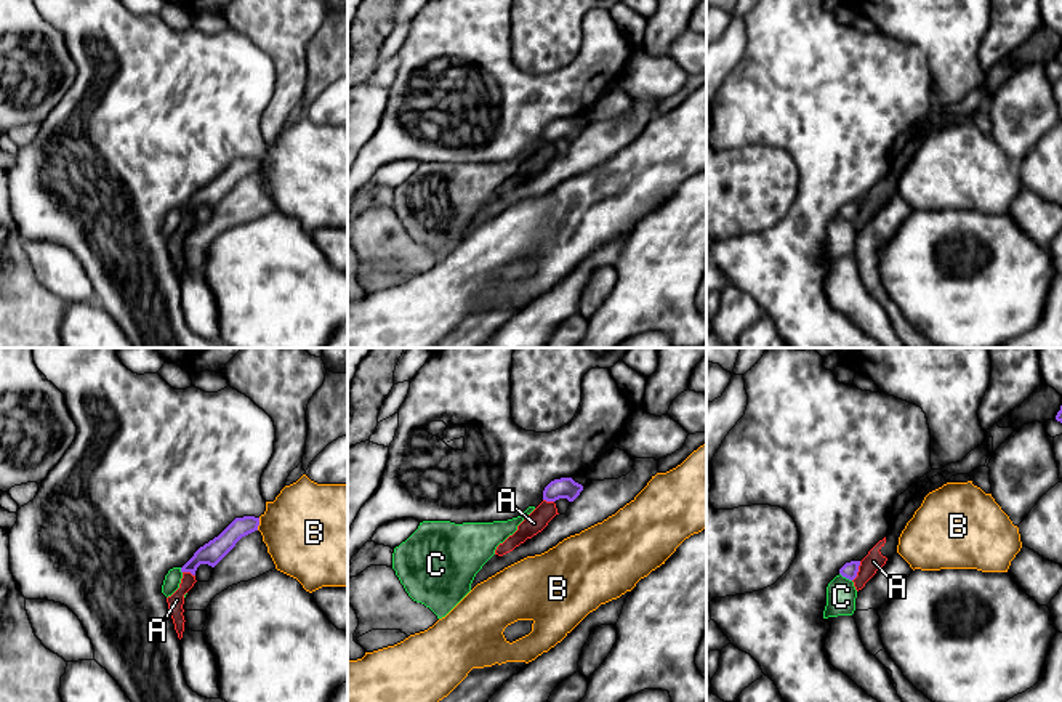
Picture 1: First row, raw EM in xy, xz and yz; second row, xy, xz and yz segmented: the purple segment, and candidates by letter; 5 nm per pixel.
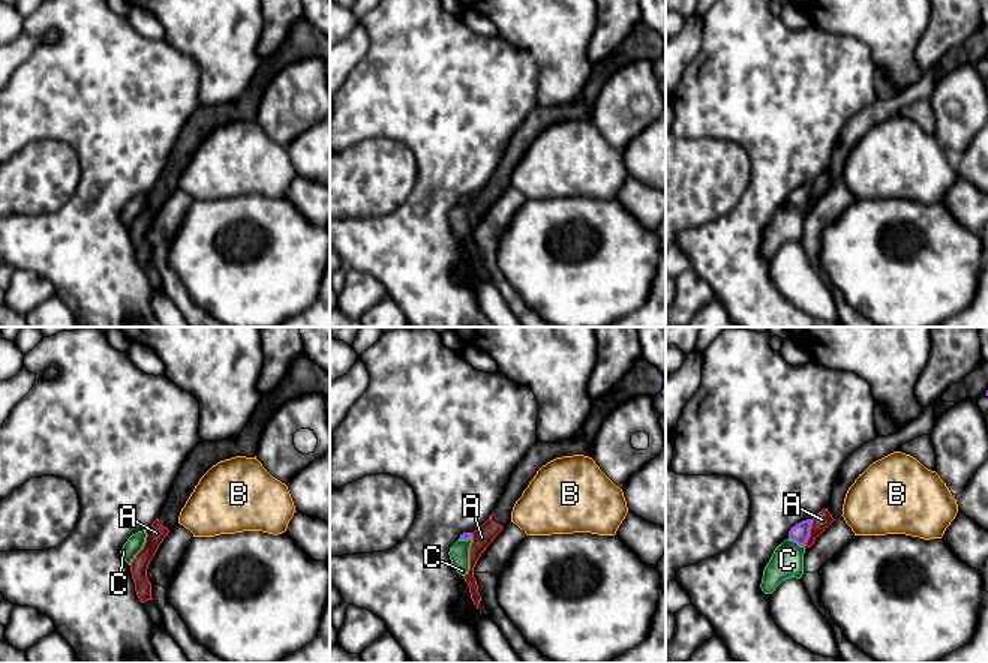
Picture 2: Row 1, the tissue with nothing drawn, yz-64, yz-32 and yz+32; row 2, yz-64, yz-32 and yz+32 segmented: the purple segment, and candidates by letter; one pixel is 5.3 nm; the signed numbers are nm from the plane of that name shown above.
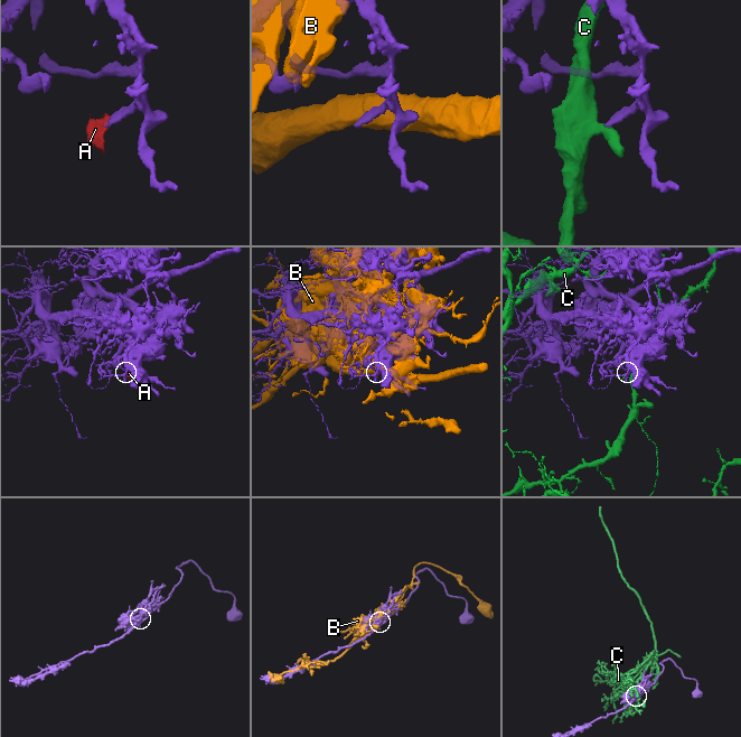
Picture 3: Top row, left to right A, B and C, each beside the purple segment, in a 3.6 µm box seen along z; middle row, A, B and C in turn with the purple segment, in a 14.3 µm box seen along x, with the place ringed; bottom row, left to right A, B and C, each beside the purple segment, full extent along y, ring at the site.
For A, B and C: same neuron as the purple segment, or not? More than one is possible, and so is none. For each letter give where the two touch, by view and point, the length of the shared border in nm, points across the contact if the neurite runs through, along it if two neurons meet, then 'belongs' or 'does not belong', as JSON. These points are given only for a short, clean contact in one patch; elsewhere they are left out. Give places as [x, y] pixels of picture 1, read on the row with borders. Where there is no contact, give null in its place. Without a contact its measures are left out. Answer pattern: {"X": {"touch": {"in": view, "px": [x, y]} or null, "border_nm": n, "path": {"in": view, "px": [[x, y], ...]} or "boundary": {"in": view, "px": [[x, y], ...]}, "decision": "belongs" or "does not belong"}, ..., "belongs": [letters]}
{"A": {"touch": {"in": "yz", "px": [857, 571]}, "border_nm": 110, "boundary": {"in": "yz", "px": [[860, 561], [857, 576], [852, 580]]}, "decision": "does not belong"}, "B": {"touch": {"in": "xy", "px": [258, 524]}, "border_nm": 70, "decision": "does not belong"}, "C": {"touch": {"in": "yz", "px": [846, 577]}, "border_nm": 80, "decision": "does not belong"}, "belongs": []}

